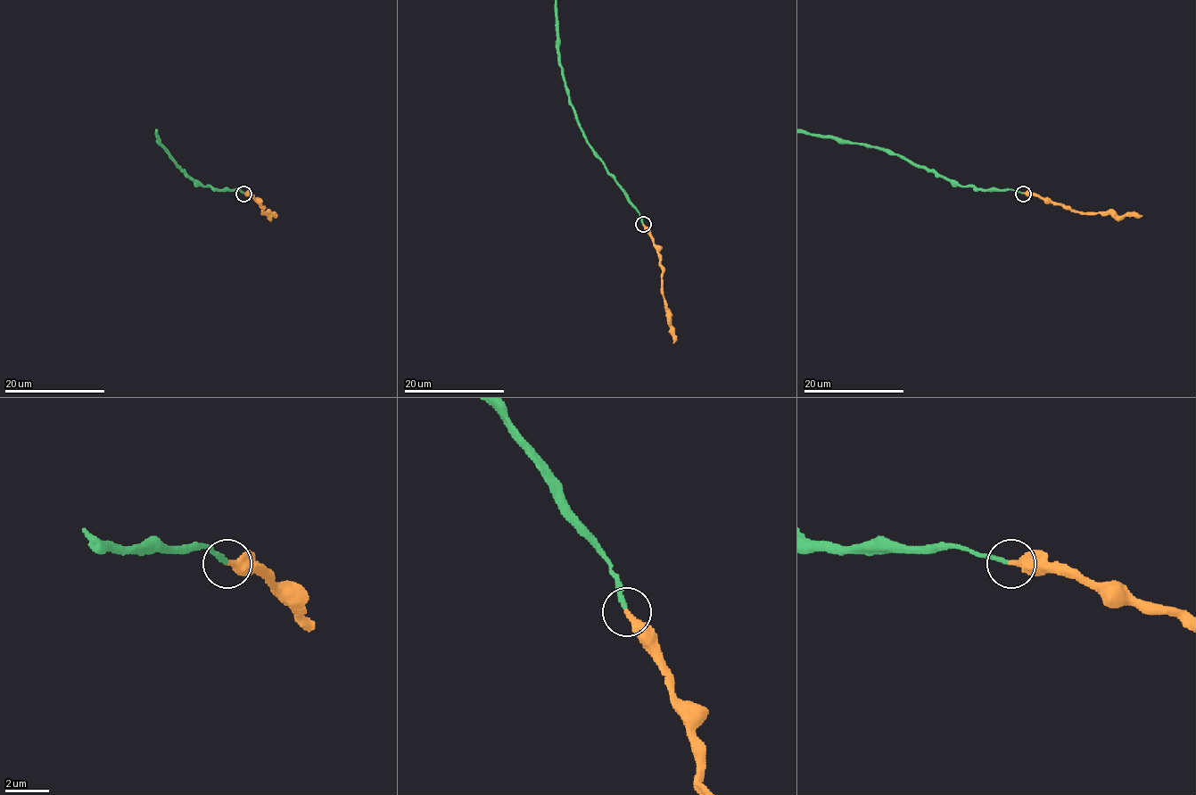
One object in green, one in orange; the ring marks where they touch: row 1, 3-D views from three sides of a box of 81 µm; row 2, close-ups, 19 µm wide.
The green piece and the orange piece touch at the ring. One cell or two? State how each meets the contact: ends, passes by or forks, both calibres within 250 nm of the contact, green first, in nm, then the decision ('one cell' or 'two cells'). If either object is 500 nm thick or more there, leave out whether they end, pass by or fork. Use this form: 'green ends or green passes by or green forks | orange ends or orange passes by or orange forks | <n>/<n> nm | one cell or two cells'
green ends | orange ends | 180/340 nm | one cell

